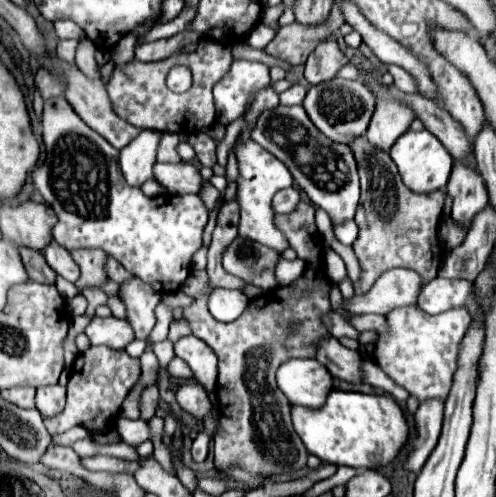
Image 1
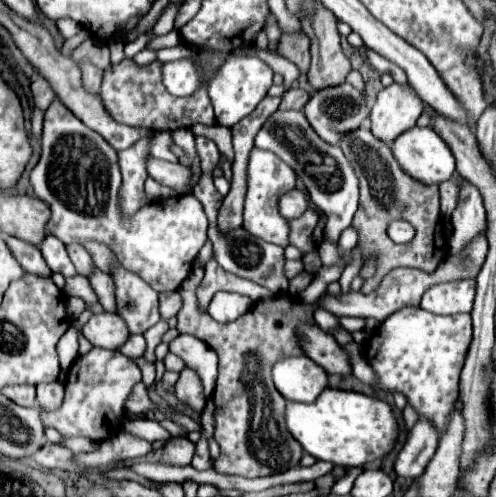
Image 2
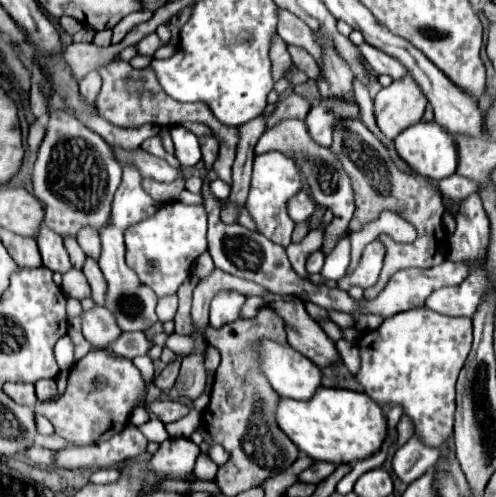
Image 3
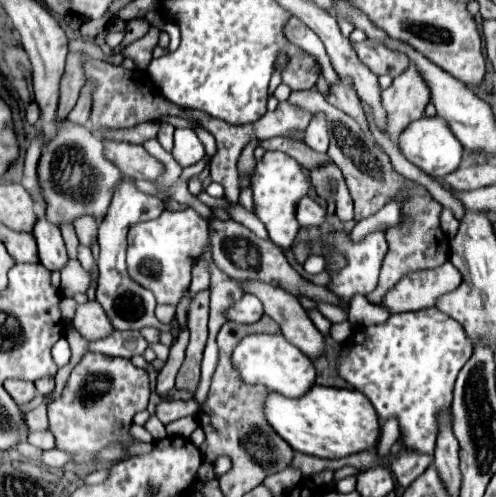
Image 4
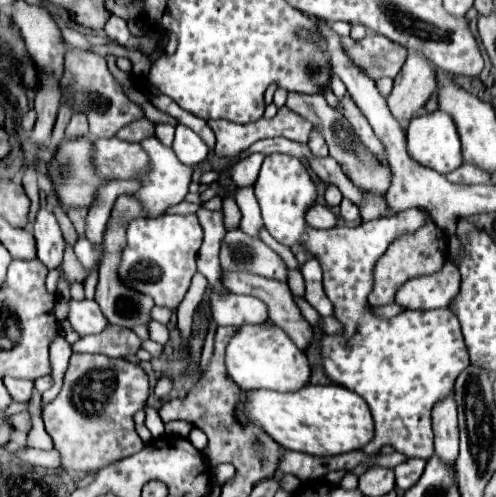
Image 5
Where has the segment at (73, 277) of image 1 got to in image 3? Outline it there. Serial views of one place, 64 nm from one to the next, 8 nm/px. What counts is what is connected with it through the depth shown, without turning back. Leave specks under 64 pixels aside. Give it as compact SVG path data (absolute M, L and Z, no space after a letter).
M42 226L40 228L40 234L38 234L38 248L40 248L40 254L42 254L42 262L46 268L50 268L52 272L68 272L72 268L72 262L68 258L68 252L62 244L62 238L52 232L50 228Z

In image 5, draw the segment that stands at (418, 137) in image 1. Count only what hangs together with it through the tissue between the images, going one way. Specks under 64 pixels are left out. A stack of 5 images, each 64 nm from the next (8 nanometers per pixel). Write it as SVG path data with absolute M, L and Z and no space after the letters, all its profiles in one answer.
M432 112L432 114L422 114L410 122L406 128L408 132L408 156L416 160L418 164L424 164L426 168L432 168L440 174L448 174L456 170L462 164L462 152L460 152L460 138L456 132L456 126L452 118L446 112Z

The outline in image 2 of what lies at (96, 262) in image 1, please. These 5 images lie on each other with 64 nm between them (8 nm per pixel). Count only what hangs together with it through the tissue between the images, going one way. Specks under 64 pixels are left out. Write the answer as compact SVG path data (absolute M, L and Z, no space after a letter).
M70 244L70 246L66 246L66 248L68 248L70 260L74 262L78 274L80 274L80 276L86 276L86 278L92 276L92 272L94 272L94 262L92 262L90 252L88 252L84 246L80 246L80 244Z

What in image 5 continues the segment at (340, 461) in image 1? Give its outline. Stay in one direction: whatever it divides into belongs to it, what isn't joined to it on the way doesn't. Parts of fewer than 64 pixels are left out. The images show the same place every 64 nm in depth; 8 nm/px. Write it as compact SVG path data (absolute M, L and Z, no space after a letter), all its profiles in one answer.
M308 384L300 392L256 390L248 398L246 414L254 424L264 428L286 450L298 450L316 456L336 456L364 448L374 436L372 414L362 396L344 386Z

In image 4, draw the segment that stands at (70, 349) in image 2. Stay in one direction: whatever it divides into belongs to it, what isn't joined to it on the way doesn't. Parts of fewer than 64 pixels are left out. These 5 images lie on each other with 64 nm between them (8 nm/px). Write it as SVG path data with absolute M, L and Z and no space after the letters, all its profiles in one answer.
M60 338L52 347L51 354L58 368L68 364L72 354L70 346L68 346L68 340L66 338Z

